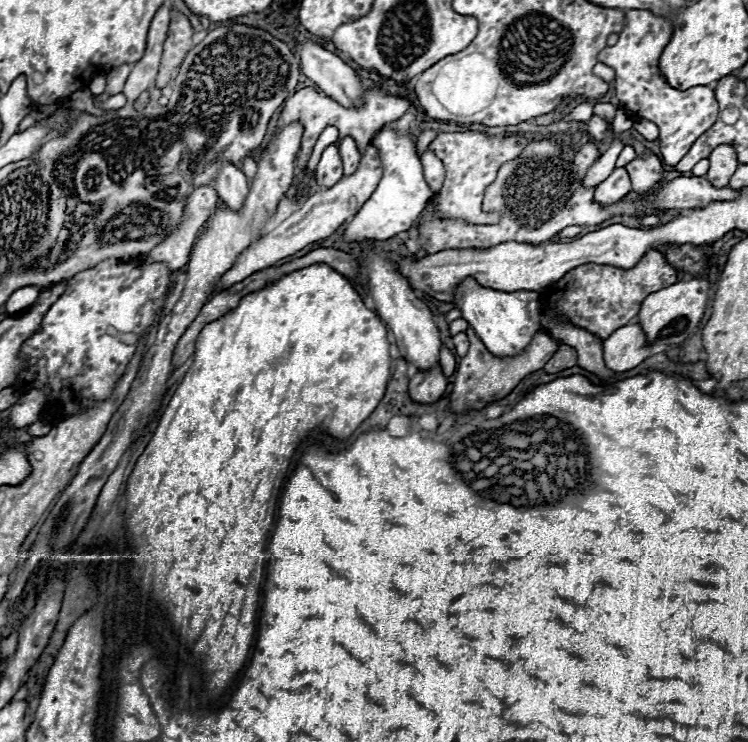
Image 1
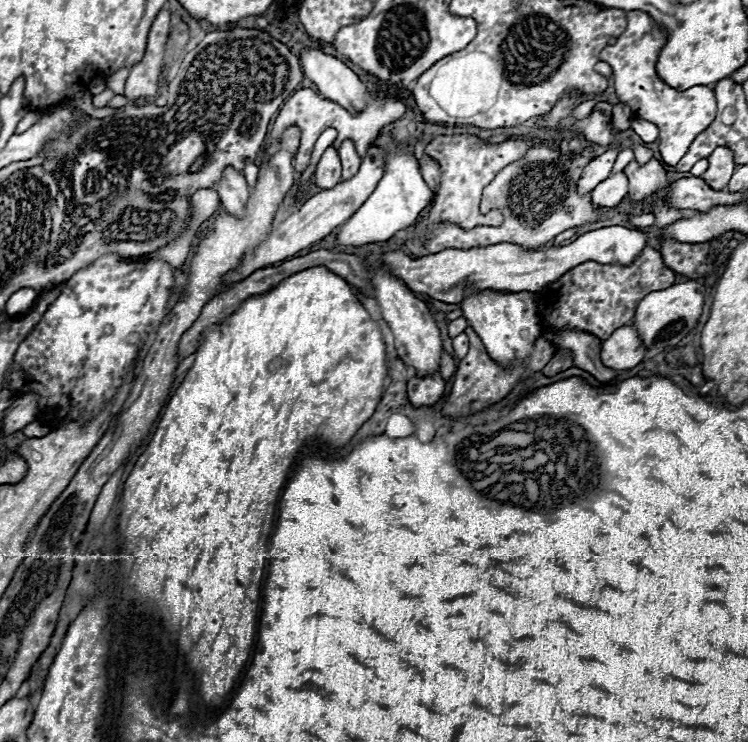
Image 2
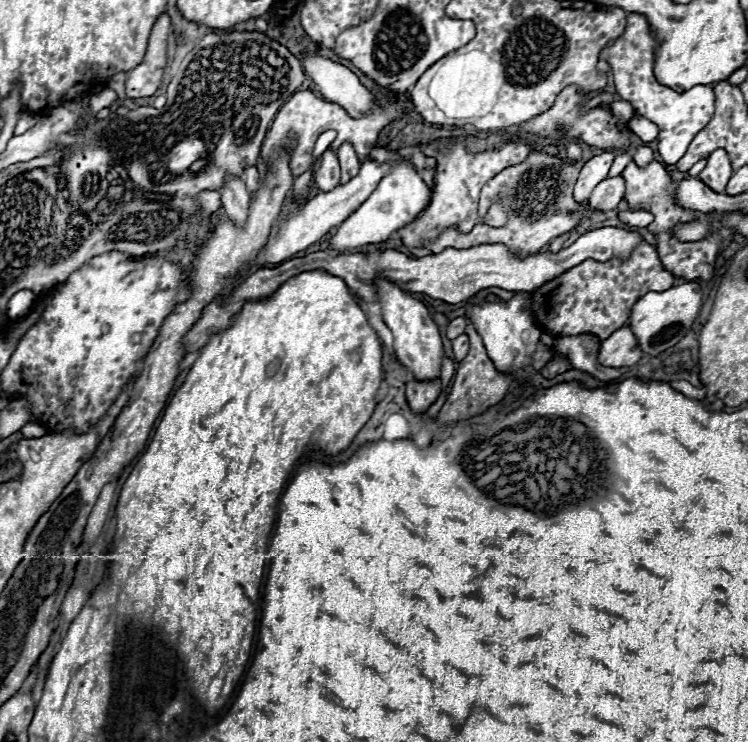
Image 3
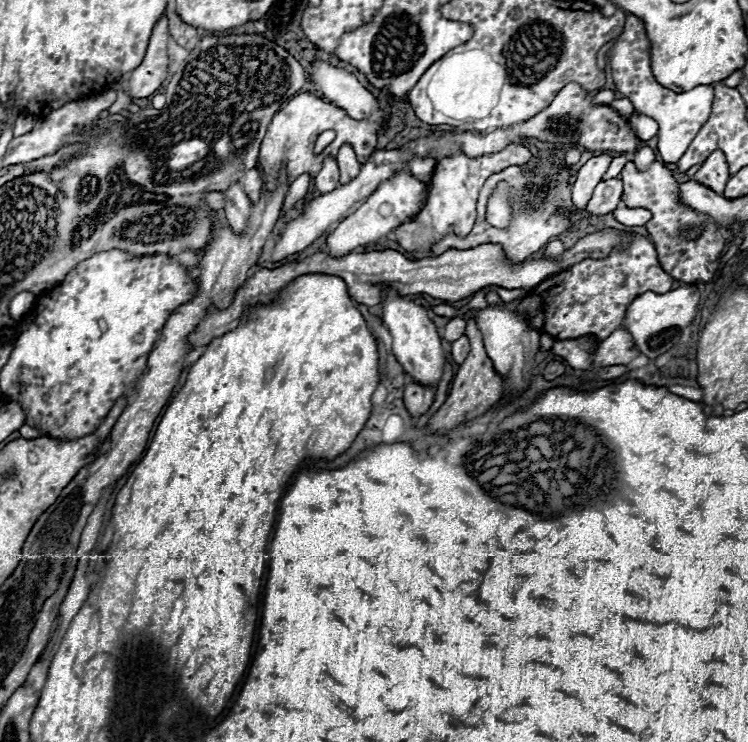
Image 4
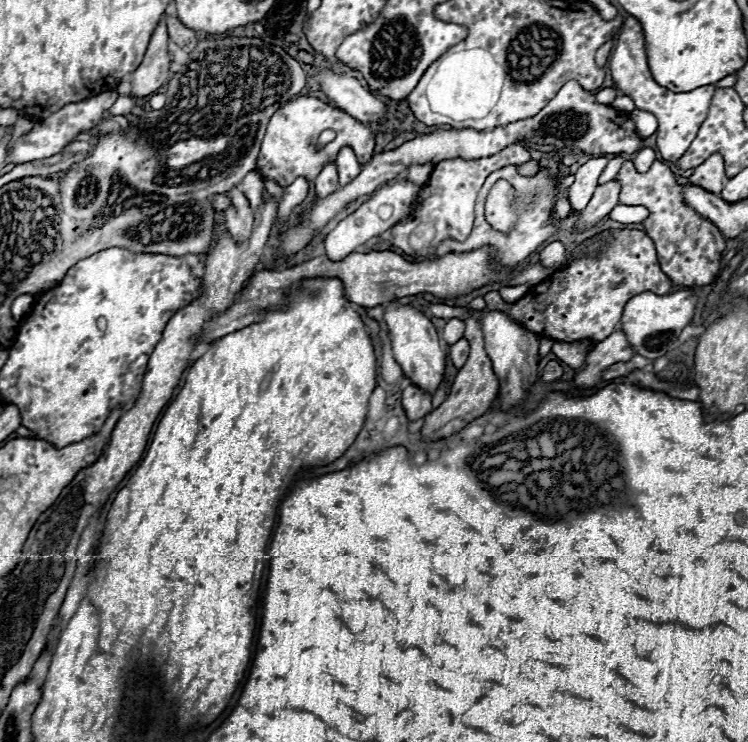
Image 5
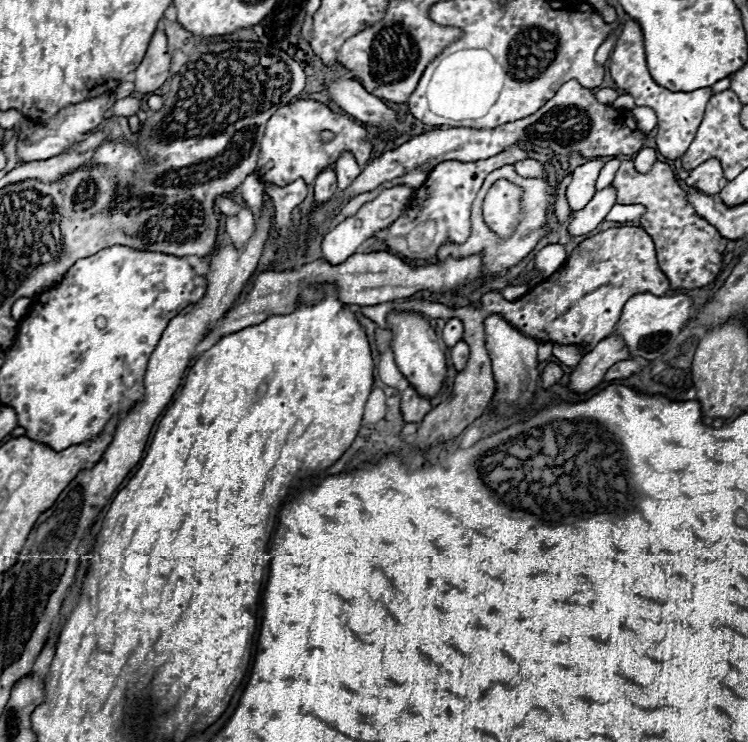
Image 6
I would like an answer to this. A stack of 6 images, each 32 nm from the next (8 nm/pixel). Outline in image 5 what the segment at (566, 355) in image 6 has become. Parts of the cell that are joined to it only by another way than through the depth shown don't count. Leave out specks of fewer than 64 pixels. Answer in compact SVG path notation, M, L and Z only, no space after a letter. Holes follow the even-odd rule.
M576 340L576 342L554 342L552 354L558 356L570 368L576 368L576 356L588 354L592 342L590 340Z

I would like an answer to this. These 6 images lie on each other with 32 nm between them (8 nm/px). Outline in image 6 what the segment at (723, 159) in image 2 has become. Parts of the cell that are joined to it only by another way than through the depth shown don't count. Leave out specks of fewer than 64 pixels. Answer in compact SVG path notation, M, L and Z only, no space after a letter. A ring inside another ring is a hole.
M710 158L706 162L702 162L698 168L694 168L690 172L690 176L686 178L688 186L694 188L702 188L702 192L710 192L710 194L718 194L720 188L720 180L724 178L722 172L722 164L718 158Z

